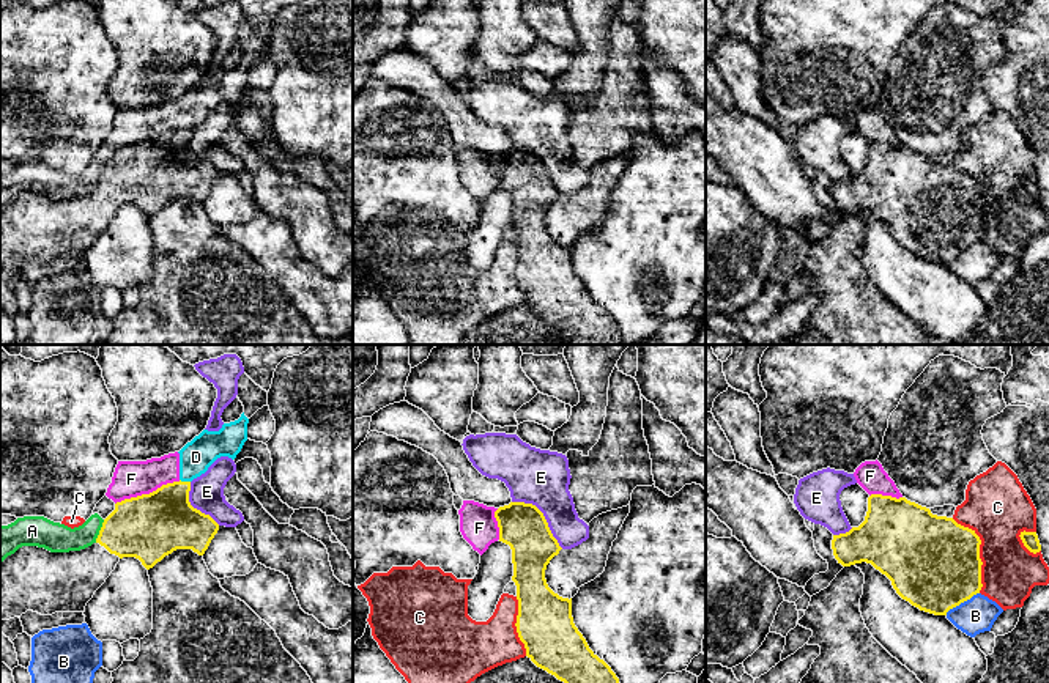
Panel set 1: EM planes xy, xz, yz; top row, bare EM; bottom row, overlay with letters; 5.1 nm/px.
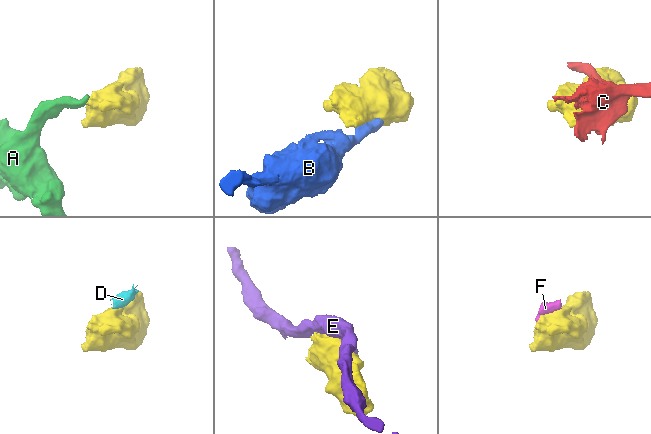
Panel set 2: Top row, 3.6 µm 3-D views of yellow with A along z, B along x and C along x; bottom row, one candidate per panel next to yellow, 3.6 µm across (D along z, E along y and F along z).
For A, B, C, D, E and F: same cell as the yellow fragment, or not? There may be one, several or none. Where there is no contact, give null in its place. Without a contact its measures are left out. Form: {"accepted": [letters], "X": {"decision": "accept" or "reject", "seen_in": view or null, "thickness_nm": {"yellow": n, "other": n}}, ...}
{"accepted": [], "A": {"decision": "reject", "seen_in": "xy", "thickness_nm": {"yellow": 340, "other": 150}}, "B": {"decision": "reject", "seen_in": "yz", "thickness_nm": {"yellow": 480, "other": 180}}, "C": {"decision": "reject", "seen_in": "yz", "thickness_nm": {"yellow": 480, "other": 340}}, "D": {"decision": "reject", "seen_in": "xy", "thickness_nm": {"yellow": 320, "other": 170}}, "E": {"decision": "reject", "seen_in": "xz", "thickness_nm": {"yellow": 240, "other": 280}}, "F": {"decision": "reject", "seen_in": "xy", "thickness_nm": {"yellow": 340, "other": 190}}}

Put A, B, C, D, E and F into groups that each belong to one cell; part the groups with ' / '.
A D F / B / C / E

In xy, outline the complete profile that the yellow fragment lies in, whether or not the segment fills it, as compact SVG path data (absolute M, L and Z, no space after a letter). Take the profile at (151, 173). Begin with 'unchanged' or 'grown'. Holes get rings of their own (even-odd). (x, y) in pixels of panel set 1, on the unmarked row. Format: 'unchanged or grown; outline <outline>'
grown; outline M180 127L150 142L117 150L96 189L85 197L50 200L38 194L19 195L0 211L0 269L20 264L27 258L41 263L85 260L87 250L123 205L135 205L150 217L176 197L192 197L203 203L219 172L191 153L189 138L191 129Z

